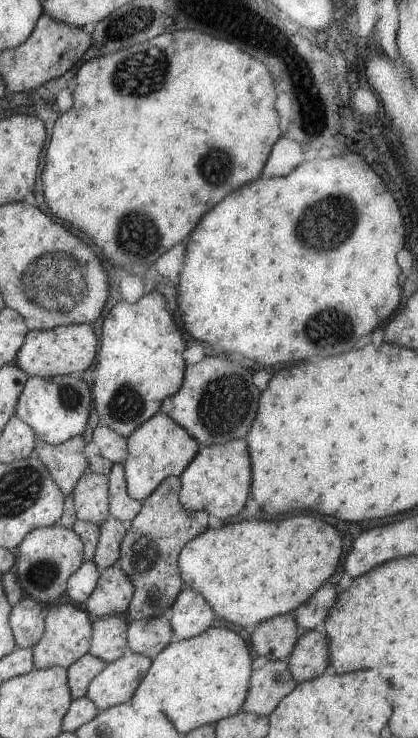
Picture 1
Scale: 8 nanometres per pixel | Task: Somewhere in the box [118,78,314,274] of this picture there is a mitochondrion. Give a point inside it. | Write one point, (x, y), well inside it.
(215, 166)

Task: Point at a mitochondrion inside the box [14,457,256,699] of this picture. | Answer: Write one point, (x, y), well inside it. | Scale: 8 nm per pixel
(41, 575)

